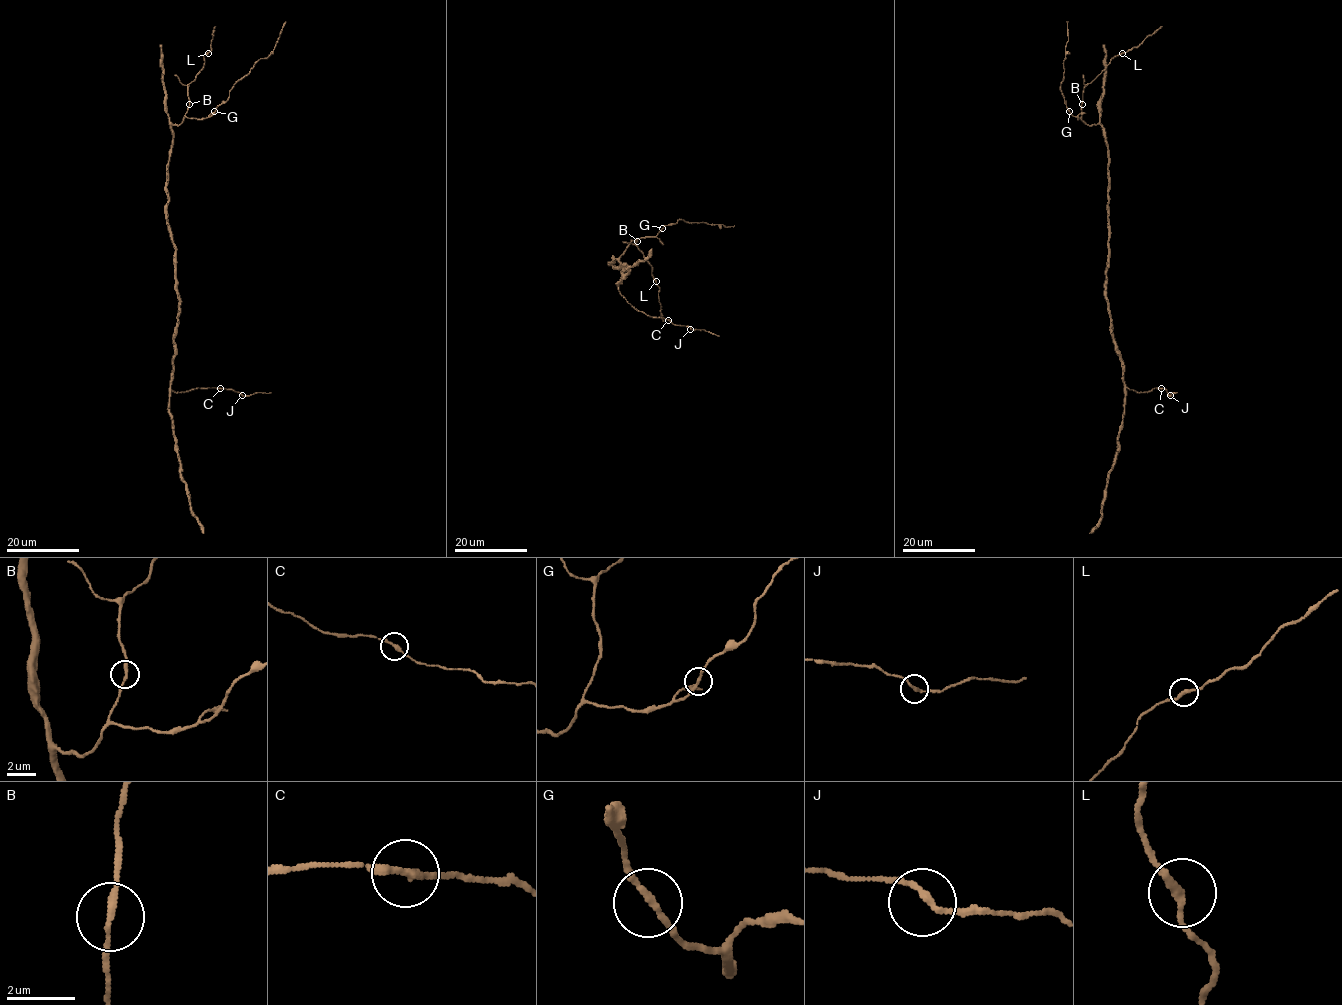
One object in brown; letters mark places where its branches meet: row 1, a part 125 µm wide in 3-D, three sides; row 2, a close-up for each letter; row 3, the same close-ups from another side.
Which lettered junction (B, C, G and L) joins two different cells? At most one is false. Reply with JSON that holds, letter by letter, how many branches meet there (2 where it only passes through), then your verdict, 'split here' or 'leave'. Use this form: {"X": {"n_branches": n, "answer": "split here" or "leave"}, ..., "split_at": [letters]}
{"B": {"n_branches": 2, "answer": "leave"}, "C": {"n_branches": 2, "answer": "leave"}, "G": {"n_branches": 2, "answer": "leave"}, "L": {"n_branches": 2, "answer": "leave"}, "split_at": []}

